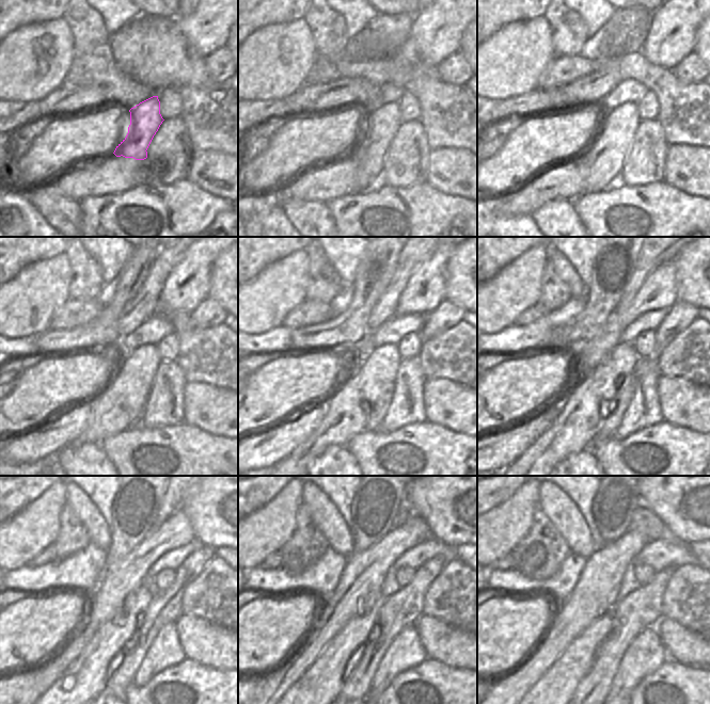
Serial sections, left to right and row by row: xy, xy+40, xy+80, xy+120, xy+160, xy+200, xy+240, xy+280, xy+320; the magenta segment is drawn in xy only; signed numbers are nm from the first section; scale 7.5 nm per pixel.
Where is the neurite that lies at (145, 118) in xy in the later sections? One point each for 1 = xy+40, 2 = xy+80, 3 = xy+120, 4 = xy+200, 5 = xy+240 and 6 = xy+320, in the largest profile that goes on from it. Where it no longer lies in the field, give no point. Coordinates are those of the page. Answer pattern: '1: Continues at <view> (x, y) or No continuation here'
1: Continues at xy+40 (379, 128)
2: Continues at xy+80 (600, 164)
3: Continues at xy+120 (120, 403)
4: Continues at xy+200 (579, 419)
5: Continues at xy+240 (85, 678)
6: Continues at xy+320 (555, 688)

